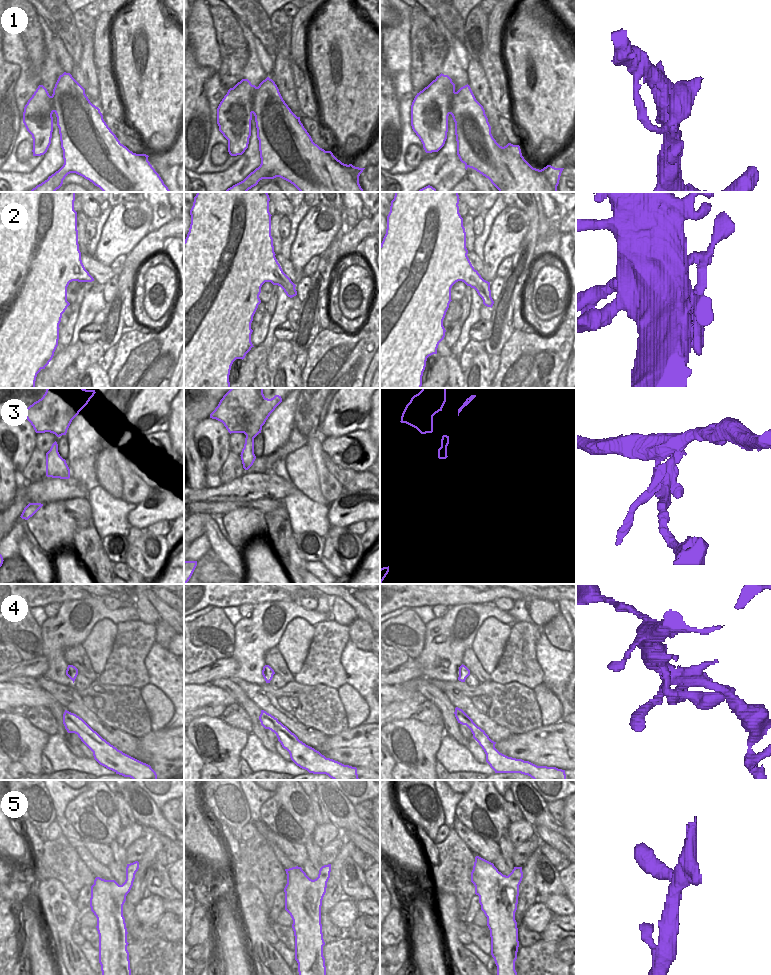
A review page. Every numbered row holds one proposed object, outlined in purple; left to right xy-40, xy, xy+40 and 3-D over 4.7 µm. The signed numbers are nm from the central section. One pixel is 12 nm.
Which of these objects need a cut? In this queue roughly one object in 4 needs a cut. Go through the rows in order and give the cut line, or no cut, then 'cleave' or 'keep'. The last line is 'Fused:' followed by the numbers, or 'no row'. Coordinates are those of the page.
1: cut none; keep
2: cut none; keep
3: cut xy (246, 436), (253, 438); cleave
4: cut none; keep
5: cut none; keep
Fused: 3

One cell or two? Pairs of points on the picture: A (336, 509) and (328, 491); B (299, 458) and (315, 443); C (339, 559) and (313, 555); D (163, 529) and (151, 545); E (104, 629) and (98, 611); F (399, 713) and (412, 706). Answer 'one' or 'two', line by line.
A: two
B: two
C: two
D: two
E: two
F: one

